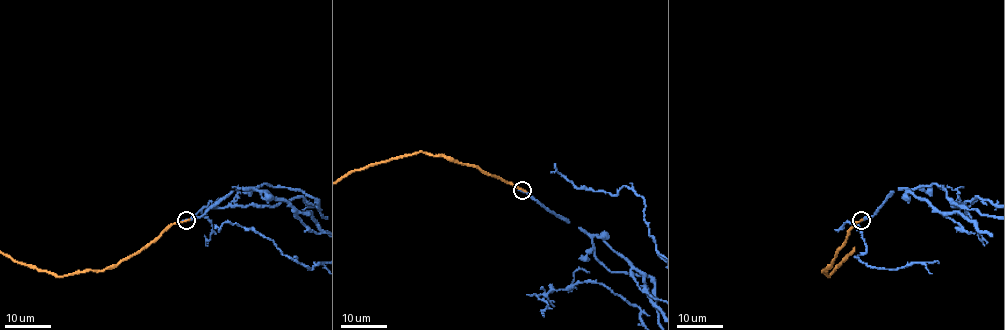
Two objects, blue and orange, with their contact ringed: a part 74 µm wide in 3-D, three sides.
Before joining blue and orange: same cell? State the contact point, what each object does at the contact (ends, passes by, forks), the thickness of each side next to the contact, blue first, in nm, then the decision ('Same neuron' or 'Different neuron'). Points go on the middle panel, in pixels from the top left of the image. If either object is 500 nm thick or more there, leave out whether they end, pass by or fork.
Place: (522, 190). At the ring blue ends. At the ring orange ends. Thickness 260 nm (blue) against 260 nm. Same neuron

